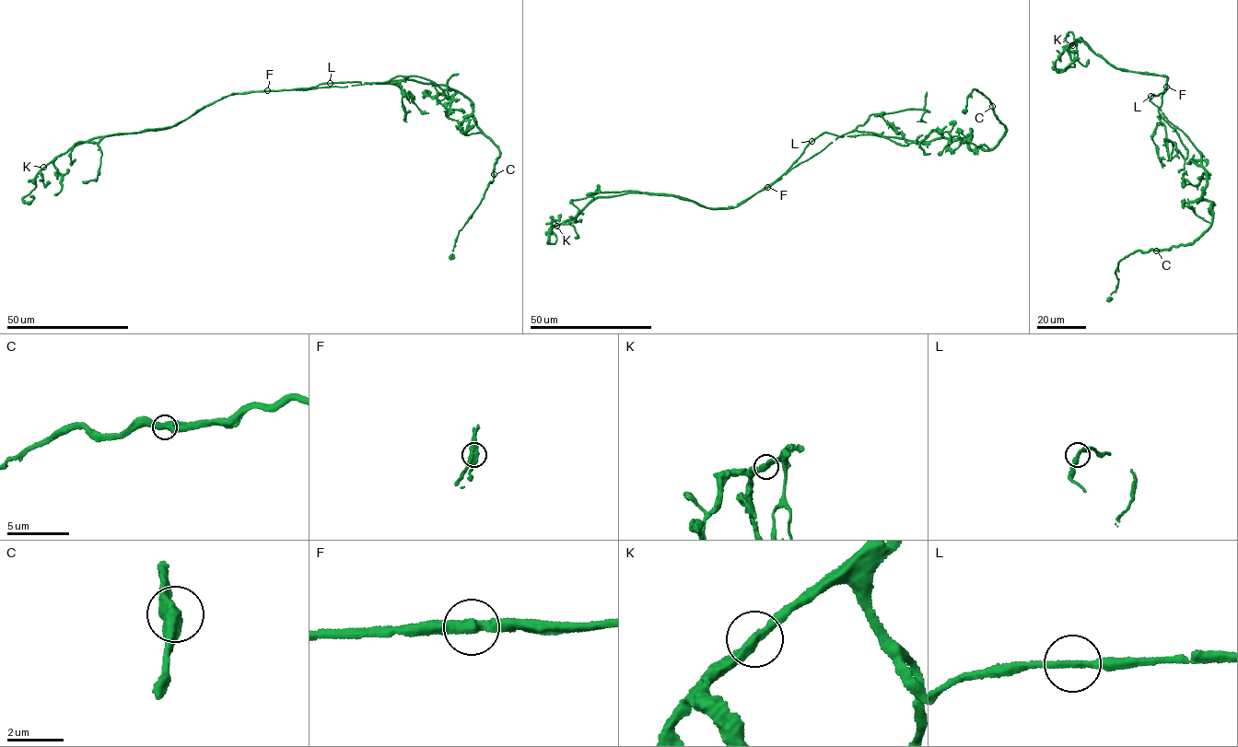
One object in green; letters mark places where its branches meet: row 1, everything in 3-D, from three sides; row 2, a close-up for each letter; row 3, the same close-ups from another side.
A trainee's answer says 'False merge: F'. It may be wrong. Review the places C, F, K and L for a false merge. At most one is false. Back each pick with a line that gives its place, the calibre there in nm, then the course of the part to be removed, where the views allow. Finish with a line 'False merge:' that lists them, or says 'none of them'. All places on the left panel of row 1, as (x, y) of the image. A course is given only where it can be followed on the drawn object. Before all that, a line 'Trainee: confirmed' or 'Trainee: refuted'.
Trainee: confirmed
F: at (267, 90); 440 nm thick; foreign part runs (267, 90), (216, 100), (169, 128), (75, 143), (70, 152), (72, 163), (75, 159)
False merge: F

